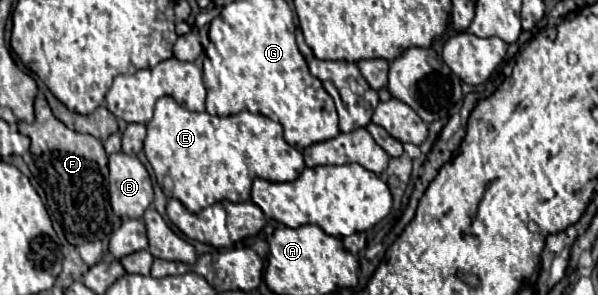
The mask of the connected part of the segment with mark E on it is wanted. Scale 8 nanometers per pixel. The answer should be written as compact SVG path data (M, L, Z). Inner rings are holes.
M164 96L156 102L154 118L146 124L146 128L148 134L144 138L144 152L156 174L158 184L168 199L178 198L194 214L222 200L250 200L250 186L256 176L270 182L290 182L296 180L298 172L306 168L302 154L290 144L286 144L286 140L282 138L282 126L270 118L264 118L262 114L238 112L234 116L214 118L208 112L190 112L182 108L174 98Z

